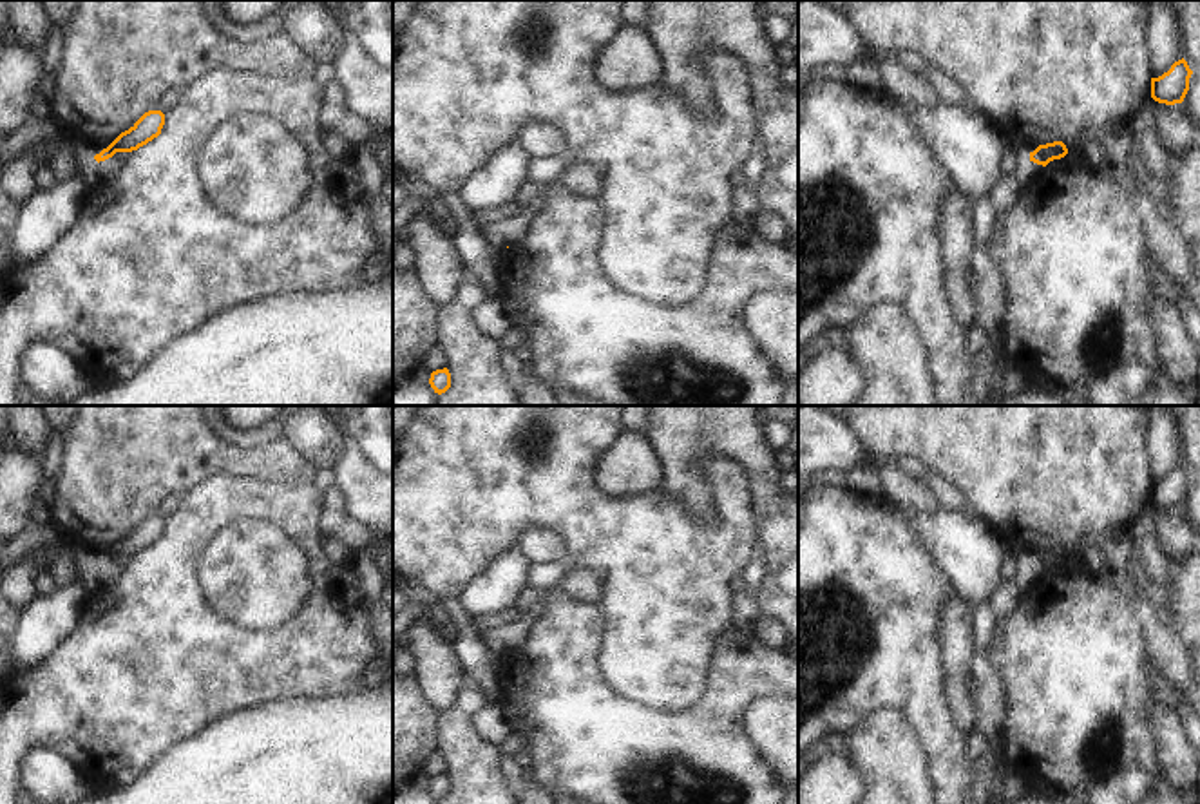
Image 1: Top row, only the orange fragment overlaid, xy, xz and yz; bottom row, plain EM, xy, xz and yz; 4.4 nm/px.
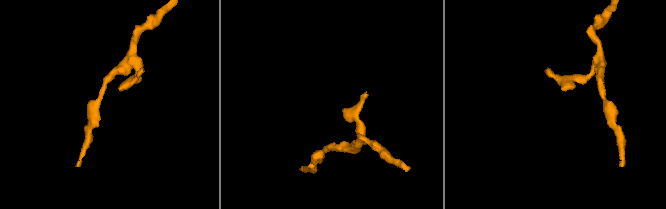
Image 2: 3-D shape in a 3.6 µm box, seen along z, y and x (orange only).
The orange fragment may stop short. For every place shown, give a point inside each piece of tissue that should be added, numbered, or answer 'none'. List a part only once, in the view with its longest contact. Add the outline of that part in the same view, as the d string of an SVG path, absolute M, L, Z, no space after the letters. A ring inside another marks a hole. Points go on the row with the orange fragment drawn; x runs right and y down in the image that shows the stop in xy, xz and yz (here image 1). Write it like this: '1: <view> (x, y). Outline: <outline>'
none.

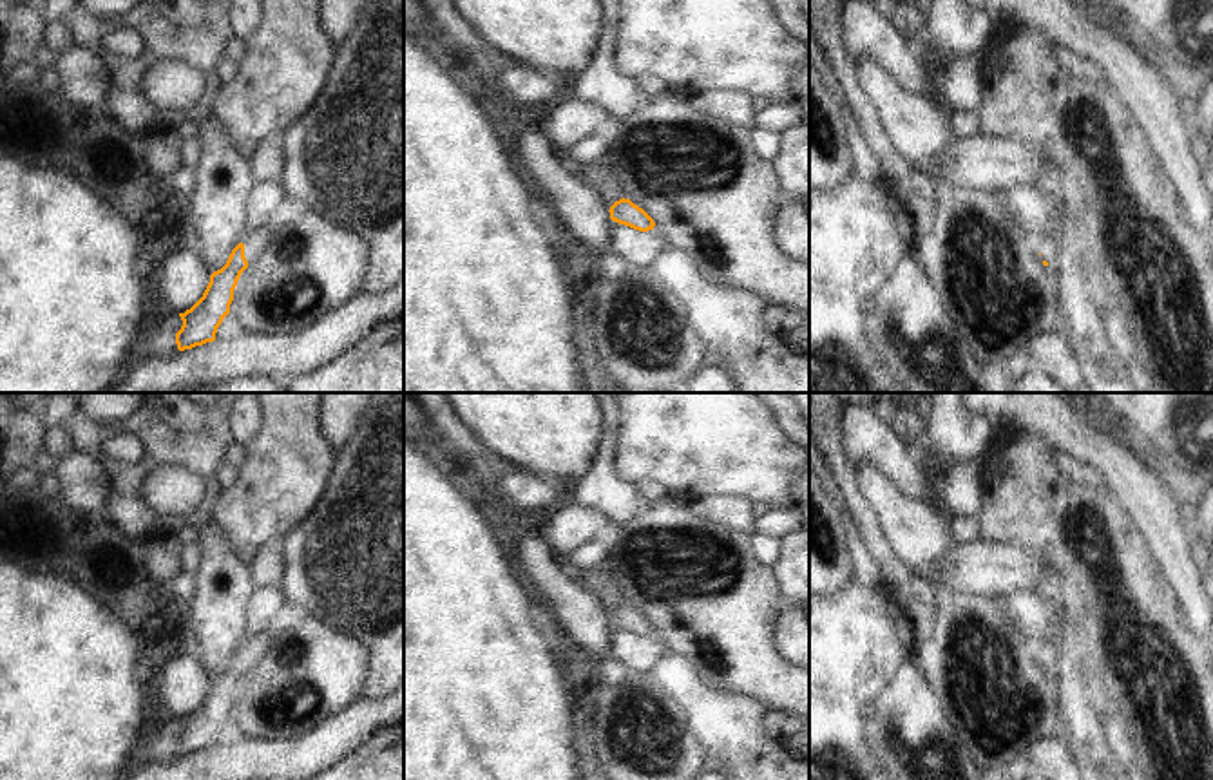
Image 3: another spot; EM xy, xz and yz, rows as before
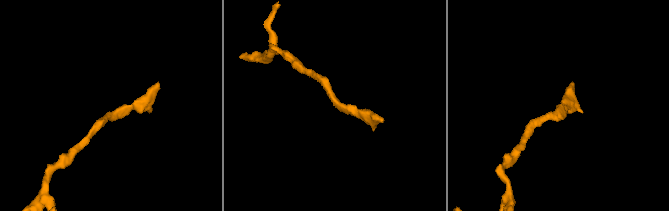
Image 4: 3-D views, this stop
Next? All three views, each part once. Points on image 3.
1: xy (256, 241). Outline: M268 223L244 237L243 244L248 264L255 262L259 253L270 244L273 230L275 226Z

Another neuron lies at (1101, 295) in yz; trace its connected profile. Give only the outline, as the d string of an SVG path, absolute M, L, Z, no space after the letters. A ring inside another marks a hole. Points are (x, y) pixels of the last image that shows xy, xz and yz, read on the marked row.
M1088 252L1084 253L1083 273L1084 273L1088 295L1094 306L1099 309L1099 313L1104 313L1108 309L1119 309L1115 295L1108 288L1106 281L1101 277Z

